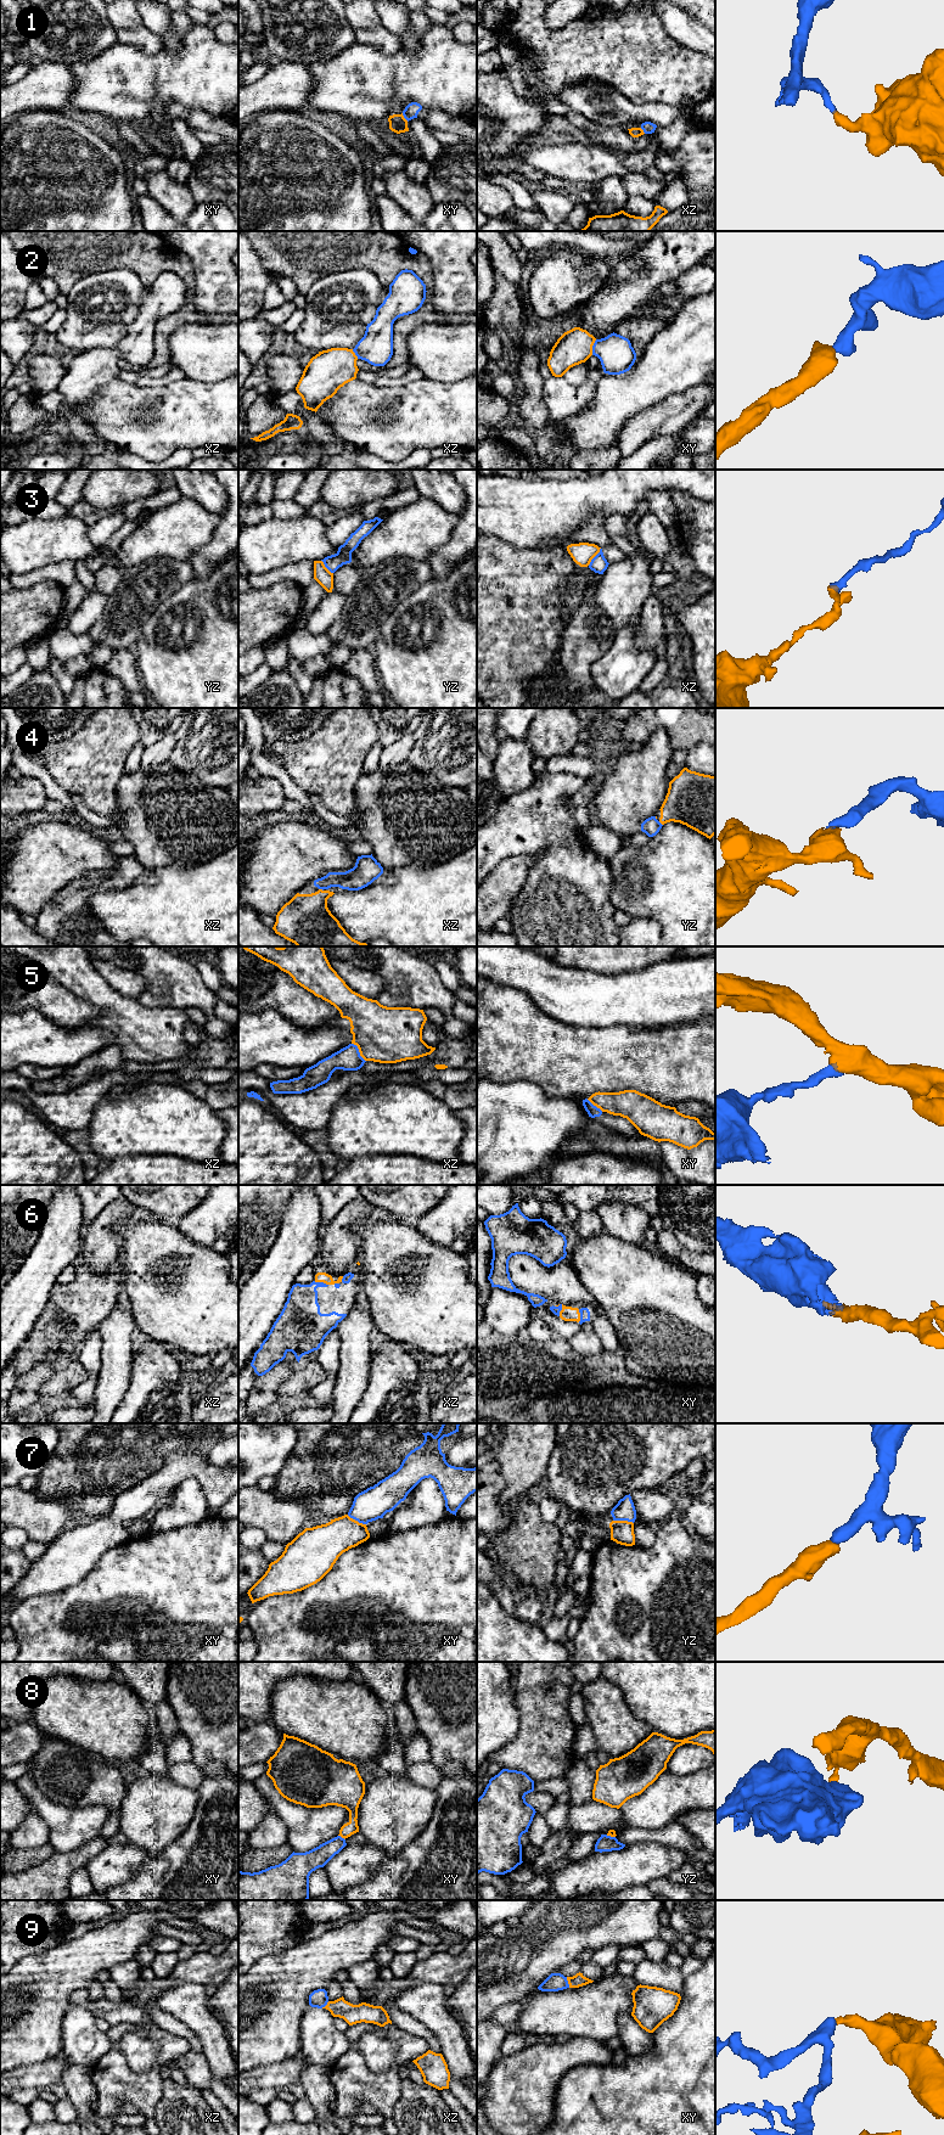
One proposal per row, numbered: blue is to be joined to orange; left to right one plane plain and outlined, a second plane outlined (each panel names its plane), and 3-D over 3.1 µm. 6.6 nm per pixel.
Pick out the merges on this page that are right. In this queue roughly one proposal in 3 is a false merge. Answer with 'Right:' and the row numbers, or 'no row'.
Right: 2, 4, 6, 7, 9

